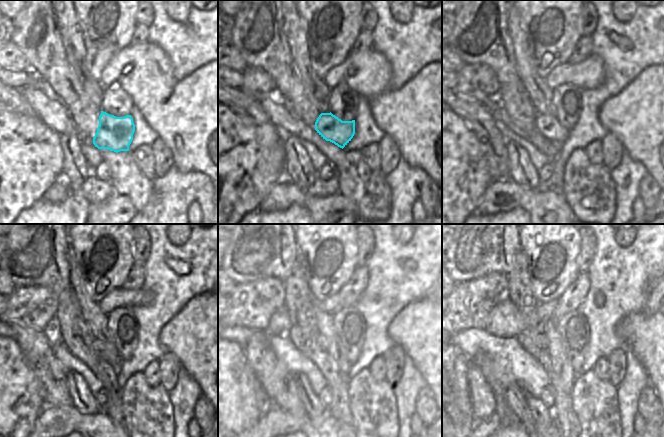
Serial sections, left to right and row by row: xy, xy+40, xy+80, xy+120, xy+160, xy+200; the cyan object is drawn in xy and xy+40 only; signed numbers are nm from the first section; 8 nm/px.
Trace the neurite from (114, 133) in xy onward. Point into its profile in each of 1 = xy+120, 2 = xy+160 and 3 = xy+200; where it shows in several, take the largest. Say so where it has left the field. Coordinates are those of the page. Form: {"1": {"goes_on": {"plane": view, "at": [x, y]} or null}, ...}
{"1": {"goes_on": {"plane": "xy+120", "at": [98, 347]}}, "2": {"goes_on": {"plane": "xy+160", "at": [320, 341]}}, "3": {"goes_on": {"plane": "xy+200", "at": [540, 340]}}}

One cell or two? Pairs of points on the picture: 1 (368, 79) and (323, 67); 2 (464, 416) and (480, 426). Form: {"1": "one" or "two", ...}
{"1": "two", "2": "two"}

